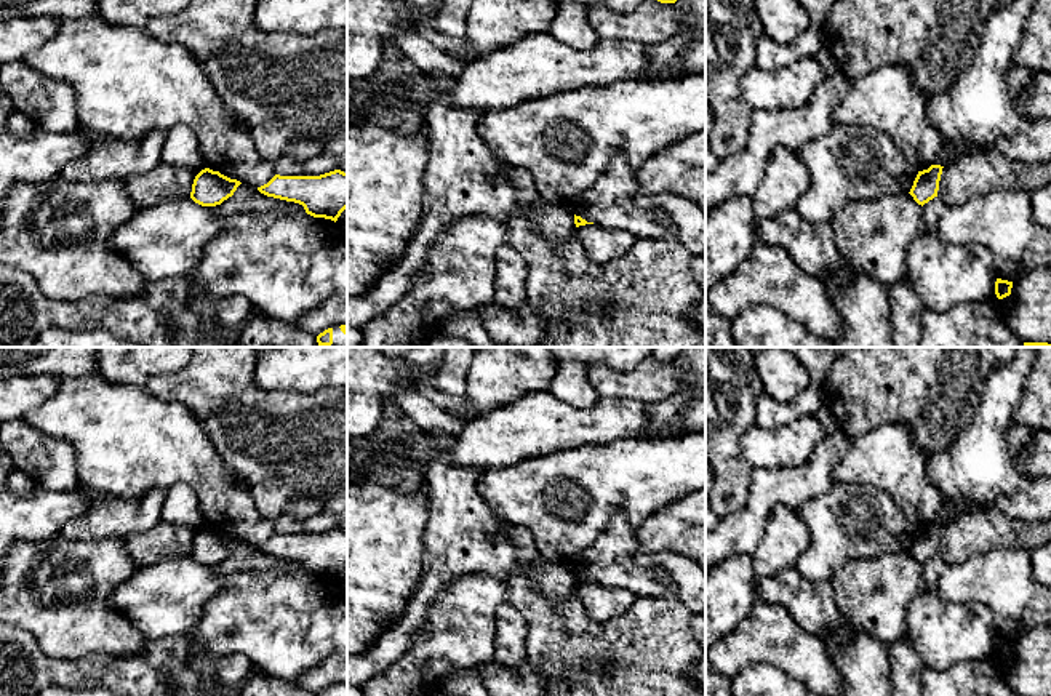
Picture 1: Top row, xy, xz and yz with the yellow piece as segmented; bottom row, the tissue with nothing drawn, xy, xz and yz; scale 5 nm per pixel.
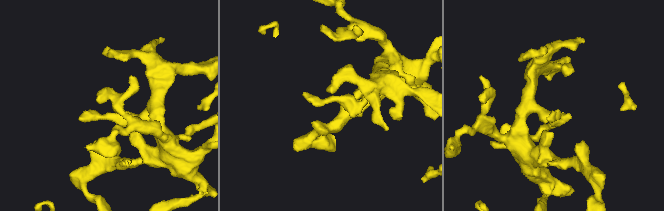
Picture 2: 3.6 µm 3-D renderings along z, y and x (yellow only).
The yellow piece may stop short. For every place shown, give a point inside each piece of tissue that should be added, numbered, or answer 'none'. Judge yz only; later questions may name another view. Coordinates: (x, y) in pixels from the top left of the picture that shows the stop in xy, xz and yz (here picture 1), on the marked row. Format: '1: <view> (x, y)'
none

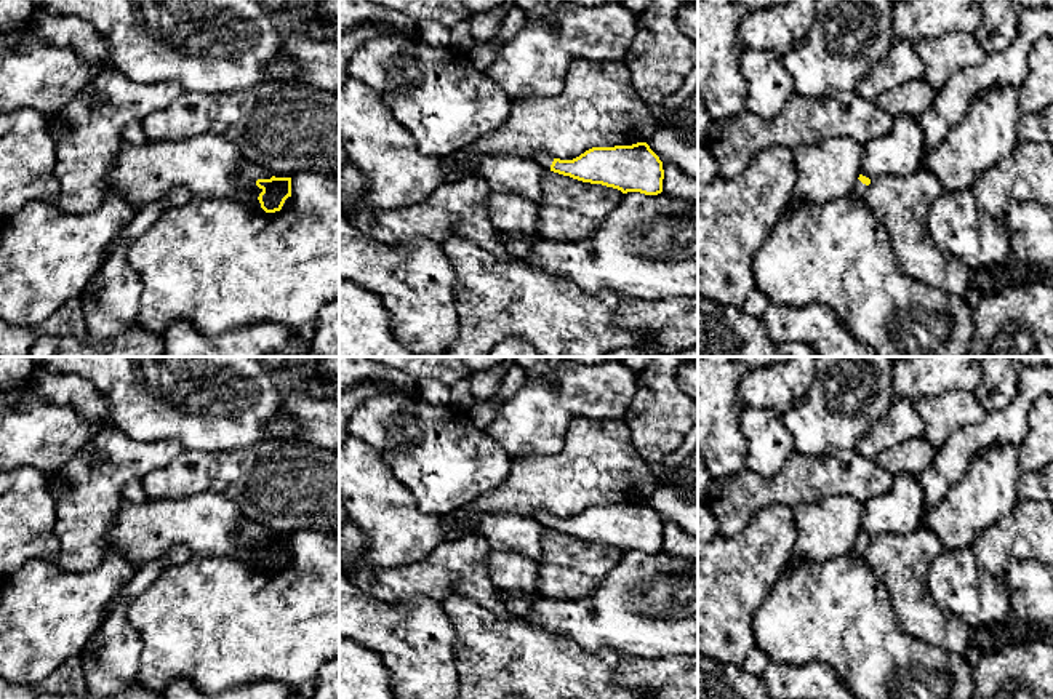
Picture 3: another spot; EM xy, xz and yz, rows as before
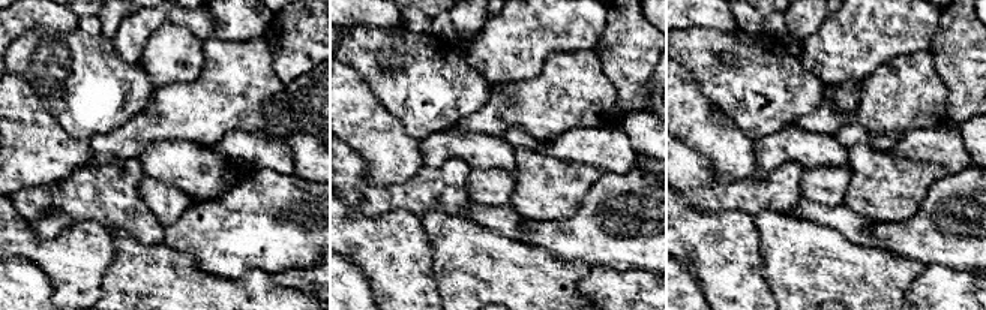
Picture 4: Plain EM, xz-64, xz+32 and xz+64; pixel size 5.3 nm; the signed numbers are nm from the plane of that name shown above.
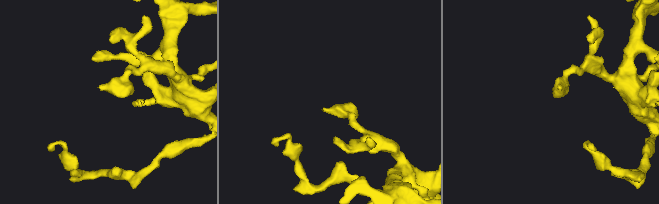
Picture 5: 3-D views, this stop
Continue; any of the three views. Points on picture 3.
1: xz (544, 160)

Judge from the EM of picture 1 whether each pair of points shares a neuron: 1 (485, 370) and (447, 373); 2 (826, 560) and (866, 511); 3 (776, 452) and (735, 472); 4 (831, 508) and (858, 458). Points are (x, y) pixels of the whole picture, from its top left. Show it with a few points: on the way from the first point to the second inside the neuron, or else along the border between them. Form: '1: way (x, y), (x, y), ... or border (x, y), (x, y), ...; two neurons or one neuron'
1: border (471, 364), (464, 396); two neurons
2: way (831, 548), (853, 524); one neuron
3: border (751, 426), (741, 437), (741, 453), (754, 468); two neurons
4: border (834, 480), (872, 485), (882, 490); two neurons

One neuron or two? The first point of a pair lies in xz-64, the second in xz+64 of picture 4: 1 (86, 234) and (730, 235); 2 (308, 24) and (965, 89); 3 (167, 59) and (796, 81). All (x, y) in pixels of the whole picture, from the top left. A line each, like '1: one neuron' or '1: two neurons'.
1: one neuron
2: one neuron
3: two neurons

